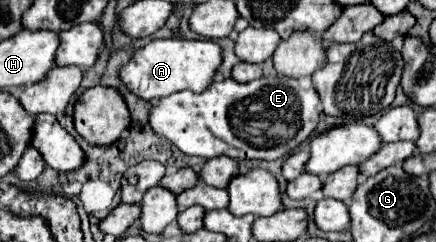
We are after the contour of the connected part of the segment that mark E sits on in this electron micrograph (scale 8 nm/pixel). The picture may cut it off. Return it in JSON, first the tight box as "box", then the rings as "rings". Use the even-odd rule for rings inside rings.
{"box":[150,74,320,160],"rings":[[[282,74],[276,76],[262,76],[258,80],[252,80],[248,84],[240,84],[234,78],[228,78],[224,82],[212,82],[208,90],[194,94],[188,90],[176,92],[172,96],[166,96],[160,100],[158,106],[150,112],[150,126],[158,136],[168,138],[172,144],[176,144],[184,154],[190,156],[202,156],[202,158],[216,158],[216,156],[230,156],[236,160],[276,160],[282,156],[288,156],[296,150],[310,134],[312,130],[306,130],[306,122],[318,122],[320,116],[320,98],[316,88],[302,88],[296,78],[288,78]],[[262,120],[270,122],[272,132],[262,132]]]}

